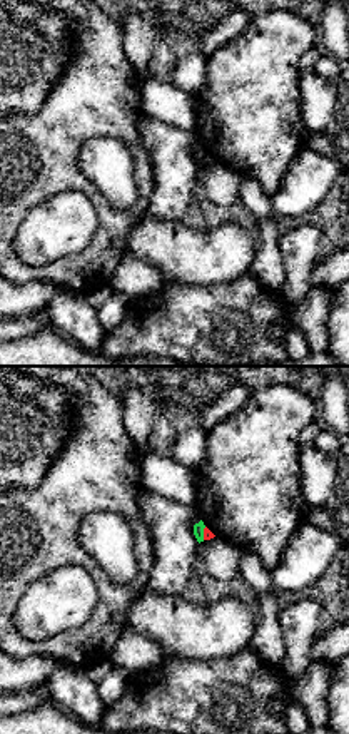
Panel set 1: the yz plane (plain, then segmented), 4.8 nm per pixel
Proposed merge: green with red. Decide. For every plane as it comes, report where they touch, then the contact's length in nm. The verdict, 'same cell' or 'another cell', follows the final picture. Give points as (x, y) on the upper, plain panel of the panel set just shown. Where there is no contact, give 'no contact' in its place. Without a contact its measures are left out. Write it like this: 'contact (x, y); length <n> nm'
contact (202, 159); length 70 nm

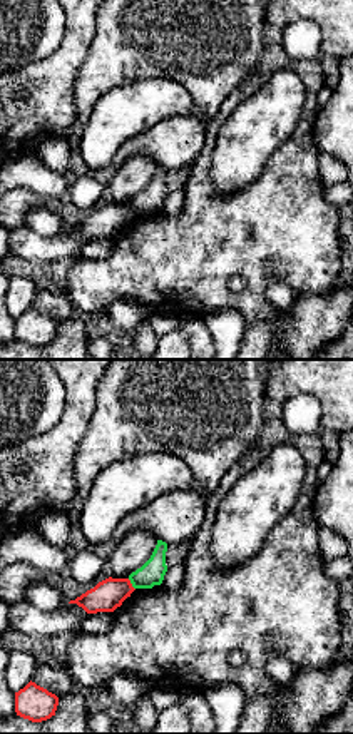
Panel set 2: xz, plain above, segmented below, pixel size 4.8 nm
contact (131, 208); length 70 nm

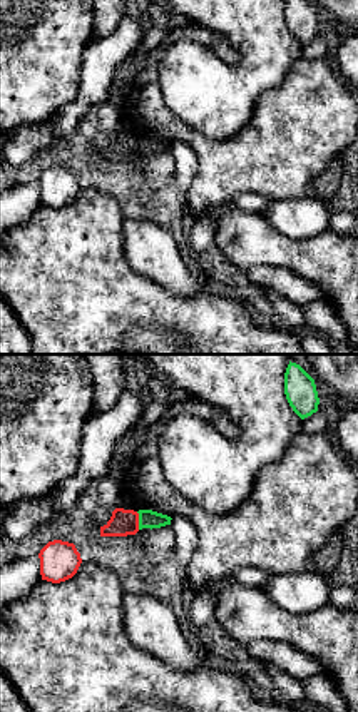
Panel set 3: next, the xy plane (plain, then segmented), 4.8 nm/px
contact (139, 146); length 90 nm

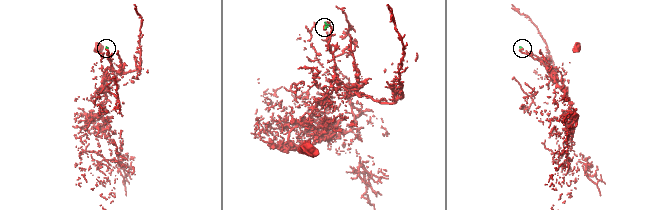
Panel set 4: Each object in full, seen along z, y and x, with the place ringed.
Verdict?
another cell

